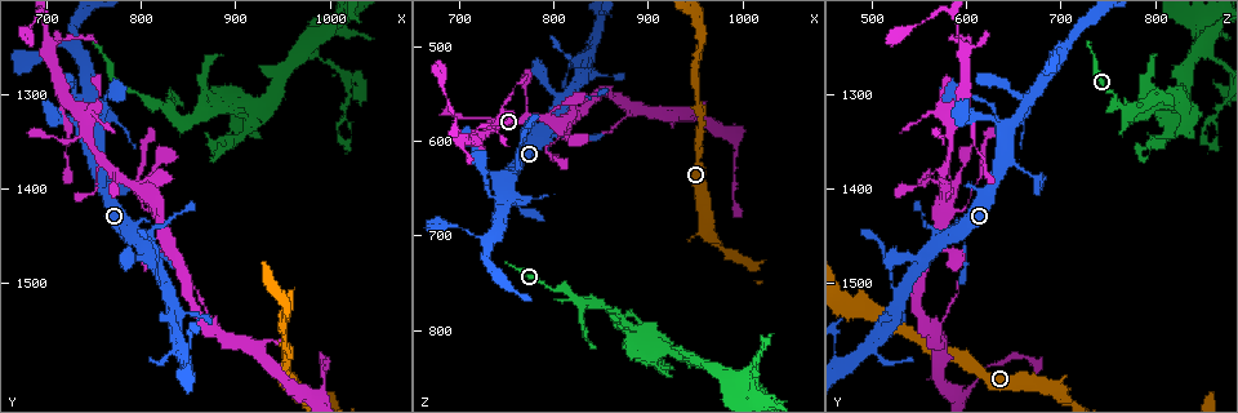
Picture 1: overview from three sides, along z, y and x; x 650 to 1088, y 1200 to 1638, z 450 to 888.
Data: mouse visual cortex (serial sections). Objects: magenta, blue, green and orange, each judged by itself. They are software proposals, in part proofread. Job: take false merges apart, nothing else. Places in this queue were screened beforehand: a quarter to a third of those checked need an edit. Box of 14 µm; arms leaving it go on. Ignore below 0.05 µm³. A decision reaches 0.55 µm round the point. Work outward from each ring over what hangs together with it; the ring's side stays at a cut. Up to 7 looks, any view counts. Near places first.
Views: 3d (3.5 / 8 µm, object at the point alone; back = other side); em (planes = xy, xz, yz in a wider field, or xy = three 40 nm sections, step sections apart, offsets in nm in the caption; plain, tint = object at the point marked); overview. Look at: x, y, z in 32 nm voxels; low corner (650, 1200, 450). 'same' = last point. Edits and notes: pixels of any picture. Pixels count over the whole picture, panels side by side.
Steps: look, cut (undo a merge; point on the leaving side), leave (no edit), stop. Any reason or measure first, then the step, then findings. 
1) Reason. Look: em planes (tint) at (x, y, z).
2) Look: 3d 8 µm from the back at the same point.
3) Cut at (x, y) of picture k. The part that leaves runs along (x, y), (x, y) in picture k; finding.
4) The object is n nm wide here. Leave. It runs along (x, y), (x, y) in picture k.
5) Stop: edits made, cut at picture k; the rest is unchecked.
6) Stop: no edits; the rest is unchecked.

Arms part here. Look: 3d 3.5 µm at (820, 1315, 765).

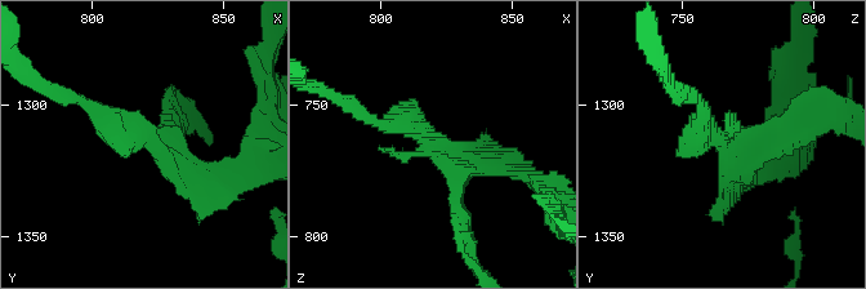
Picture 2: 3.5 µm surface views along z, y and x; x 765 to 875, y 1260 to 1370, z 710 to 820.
Need the tissue. Look: em xy step 1 (tint) at (818, 1313, 763).

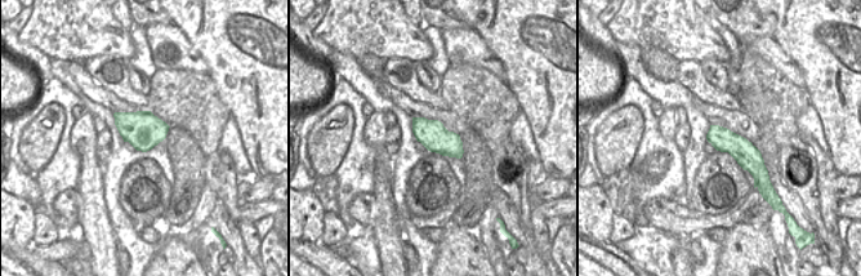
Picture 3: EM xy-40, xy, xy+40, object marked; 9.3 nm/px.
Cut at (236, 176) of picture 2. A second cell is stuck on.

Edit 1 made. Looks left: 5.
Two arms in line, one across. Look: 3d 8 µm at (830, 1510, 535).

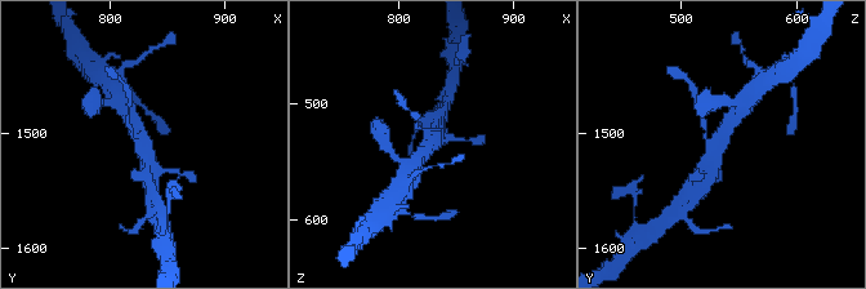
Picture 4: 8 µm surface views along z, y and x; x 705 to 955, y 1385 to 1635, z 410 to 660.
3 arms meet here; the arms are 150, 450, 450 nm wide. Look: em xy step 3 (tint) at (828, 1510, 536).

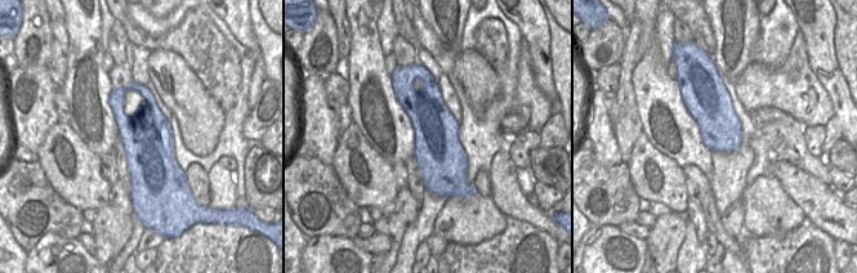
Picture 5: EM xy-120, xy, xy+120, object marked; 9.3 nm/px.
Leave. It runs along (736, 112), (714, 154), (710, 177) in picture 4; continuous, no second cell.

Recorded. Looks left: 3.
Four or more arms meet. Look: 3d 3.5 µm at (740, 1330, 580).

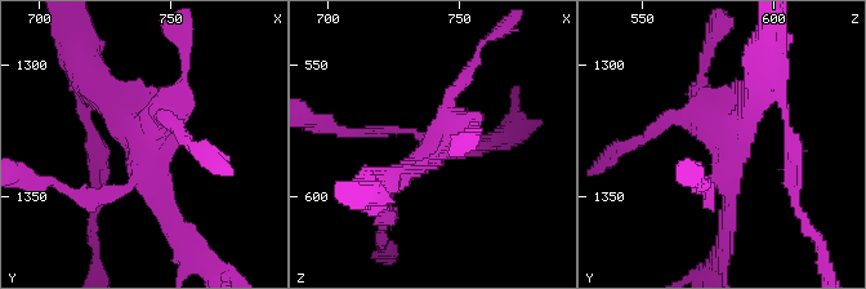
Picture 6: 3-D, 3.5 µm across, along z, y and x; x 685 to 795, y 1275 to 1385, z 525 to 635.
Look: em xy step 2 (tint) at (743, 1327, 582).

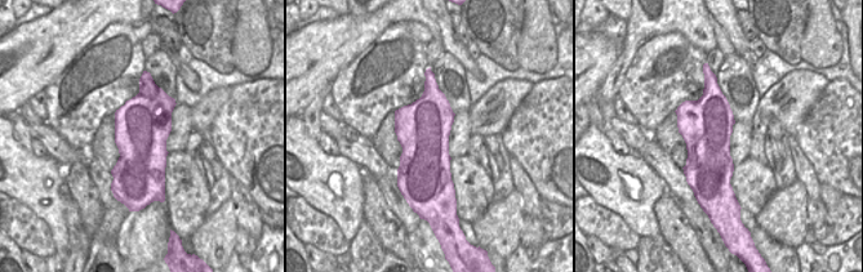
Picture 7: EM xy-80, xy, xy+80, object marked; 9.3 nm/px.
Leave. It runs along (702, 65), (730, 218) in picture 6; all the same cell.

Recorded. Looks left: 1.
Stop: edits made, cut at picture 2; the rest is unchecked.

